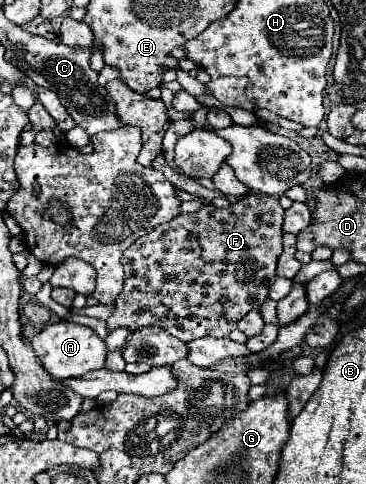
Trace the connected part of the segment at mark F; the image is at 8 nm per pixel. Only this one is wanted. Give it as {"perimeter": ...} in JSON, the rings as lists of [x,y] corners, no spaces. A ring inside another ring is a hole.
{"perimeter":[[[249,192],[239,204],[231,204],[225,210],[205,204],[195,214],[179,214],[175,220],[153,228],[147,236],[135,240],[121,256],[125,286],[115,300],[115,312],[107,320],[107,330],[113,332],[119,326],[127,326],[135,332],[143,326],[159,326],[183,342],[211,334],[217,338],[229,336],[247,312],[259,310],[267,300],[267,292],[275,280],[277,258],[283,250],[281,224],[281,204],[273,196]]]}

